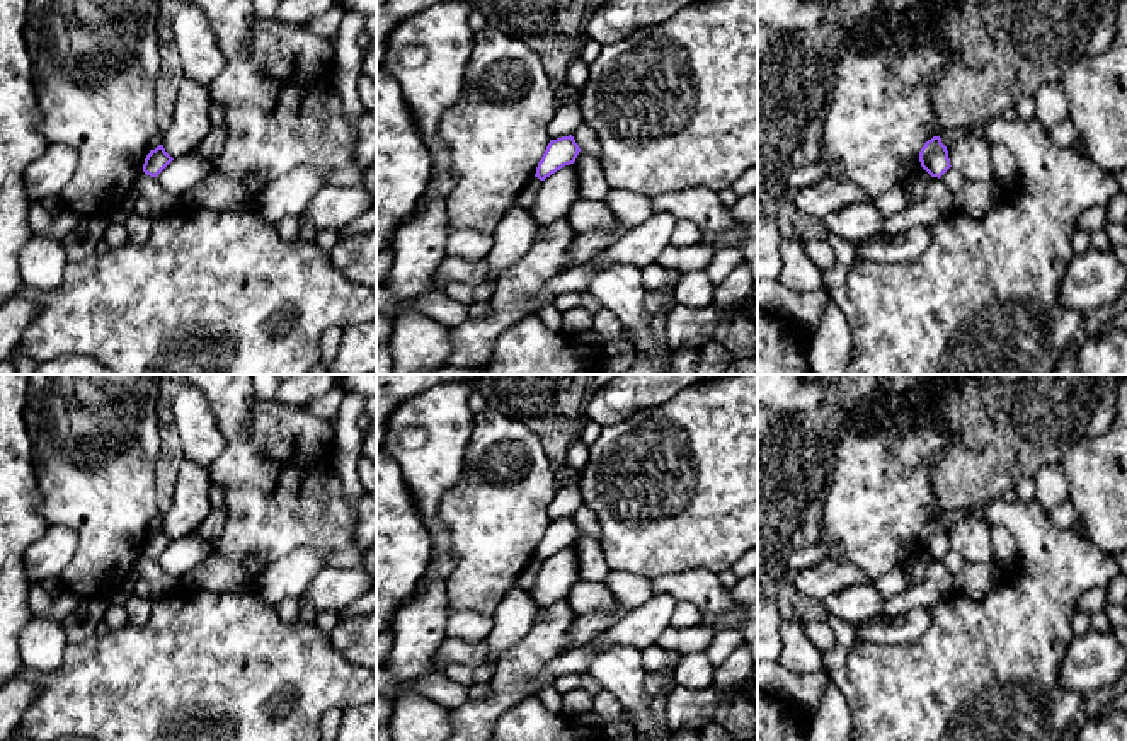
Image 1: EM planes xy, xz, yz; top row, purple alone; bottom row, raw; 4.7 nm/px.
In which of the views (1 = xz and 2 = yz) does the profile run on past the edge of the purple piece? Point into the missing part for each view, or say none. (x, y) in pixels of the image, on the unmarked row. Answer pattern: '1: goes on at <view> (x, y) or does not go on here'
1: does not go on here
2: does not go on here

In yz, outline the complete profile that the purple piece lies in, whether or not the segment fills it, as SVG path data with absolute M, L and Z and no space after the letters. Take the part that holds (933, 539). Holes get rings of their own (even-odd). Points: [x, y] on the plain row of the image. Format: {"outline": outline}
{"outline": "M933 518L924 525L924 528L919 533L919 543L921 549L931 559L938 559L938 560L952 549L948 540L948 531L941 525L940 518Z"}

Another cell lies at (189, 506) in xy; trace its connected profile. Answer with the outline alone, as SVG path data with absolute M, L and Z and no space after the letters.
M184 458L170 506L163 513L163 530L172 538L194 533L211 509L211 477L192 460Z

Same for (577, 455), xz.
M579 439L574 441L567 451L567 465L582 470L589 462L589 446L581 443Z

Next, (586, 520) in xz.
M581 506L572 514L572 518L582 533L594 537L603 543L601 526L599 526L596 513L591 508Z

